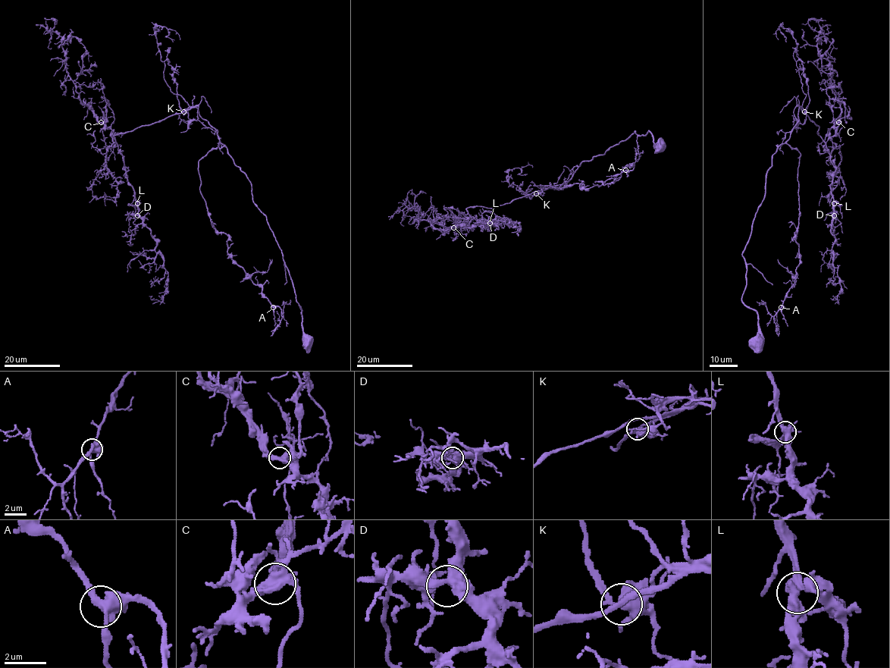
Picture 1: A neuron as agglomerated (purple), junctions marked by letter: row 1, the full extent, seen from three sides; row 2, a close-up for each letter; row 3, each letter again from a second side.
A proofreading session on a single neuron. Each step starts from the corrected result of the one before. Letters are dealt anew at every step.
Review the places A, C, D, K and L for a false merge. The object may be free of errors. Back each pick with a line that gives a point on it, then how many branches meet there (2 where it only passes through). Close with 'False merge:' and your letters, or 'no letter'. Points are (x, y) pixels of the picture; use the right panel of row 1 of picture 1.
False merge: no letter

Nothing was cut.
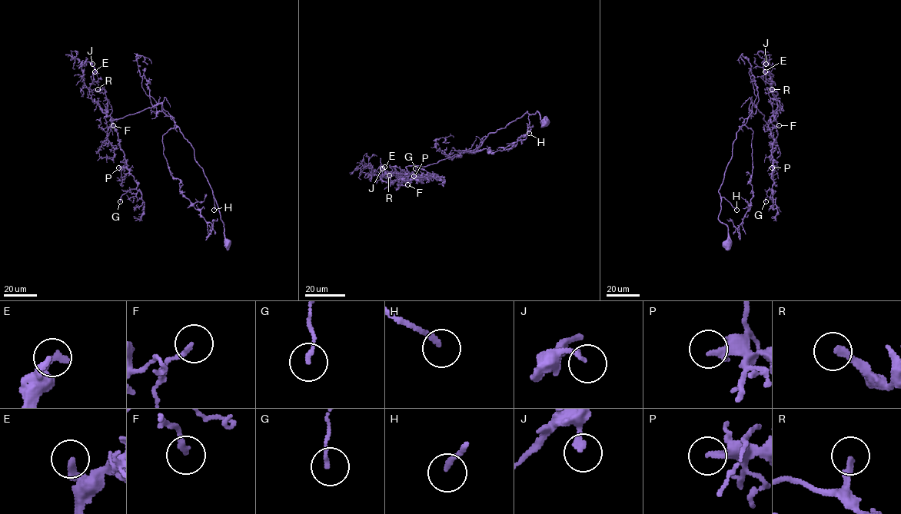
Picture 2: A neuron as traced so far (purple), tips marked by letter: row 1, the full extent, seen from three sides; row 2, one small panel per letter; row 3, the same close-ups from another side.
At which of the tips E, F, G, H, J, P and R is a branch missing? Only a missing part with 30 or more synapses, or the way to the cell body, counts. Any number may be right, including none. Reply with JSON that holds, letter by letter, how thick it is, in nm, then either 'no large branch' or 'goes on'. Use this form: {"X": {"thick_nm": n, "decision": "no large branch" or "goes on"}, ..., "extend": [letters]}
{"E": {"thick_nm": 240, "decision": "no large branch"}, "F": {"thick_nm": 190, "decision": "no large branch"}, "G": {"thick_nm": 140, "decision": "no large branch"}, "H": {"thick_nm": 180, "decision": "goes on"}, "J": {"thick_nm": 200, "decision": "no large branch"}, "P": {"thick_nm": 280, "decision": "goes on"}, "R": {"thick_nm": 240, "decision": "no large branch"}, "extend": ["H", "P"]}

